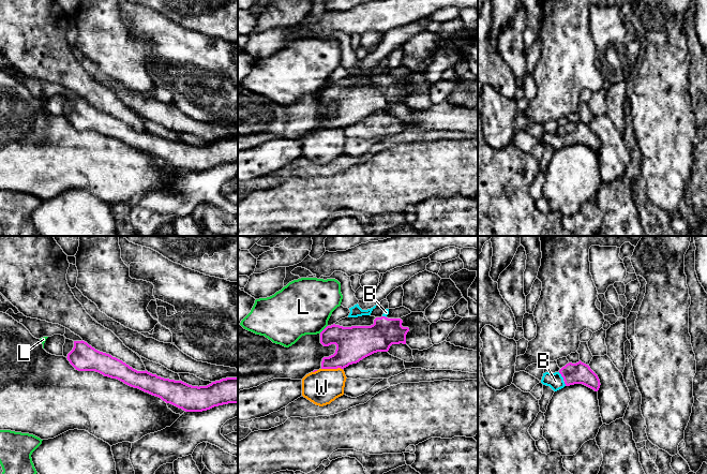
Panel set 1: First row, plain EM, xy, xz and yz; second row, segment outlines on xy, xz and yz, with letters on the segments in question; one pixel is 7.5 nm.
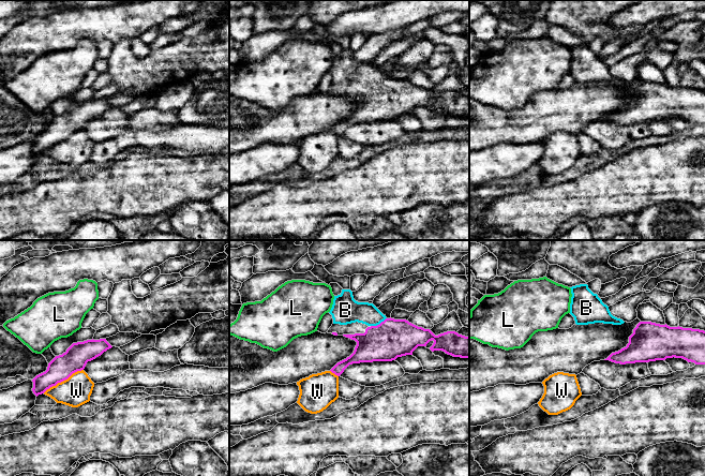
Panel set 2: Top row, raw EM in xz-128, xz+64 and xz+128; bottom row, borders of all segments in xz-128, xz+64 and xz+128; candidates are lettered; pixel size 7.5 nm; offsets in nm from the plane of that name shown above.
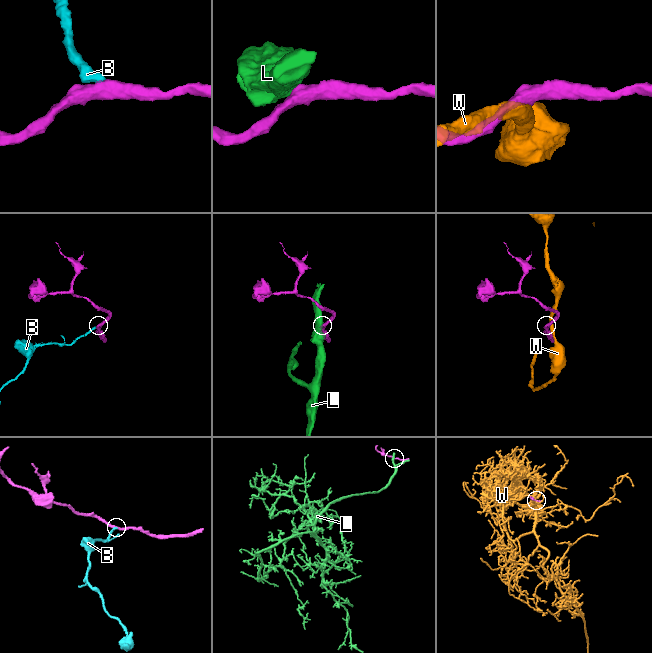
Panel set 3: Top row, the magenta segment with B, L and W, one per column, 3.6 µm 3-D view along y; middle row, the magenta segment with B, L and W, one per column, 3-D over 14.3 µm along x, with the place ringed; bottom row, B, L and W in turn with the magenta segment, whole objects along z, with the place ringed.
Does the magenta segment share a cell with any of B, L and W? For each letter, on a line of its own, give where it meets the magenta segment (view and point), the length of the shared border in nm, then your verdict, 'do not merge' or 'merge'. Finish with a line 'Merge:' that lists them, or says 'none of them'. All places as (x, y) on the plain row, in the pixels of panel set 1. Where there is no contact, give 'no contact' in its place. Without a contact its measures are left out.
B: contact yz (561, 135); length 80 nm; merge
L: contact xz (324, 89); length 90 nm; do not merge
W: contact xz (331, 128); length 160 nm; do not merge
Merge: B

